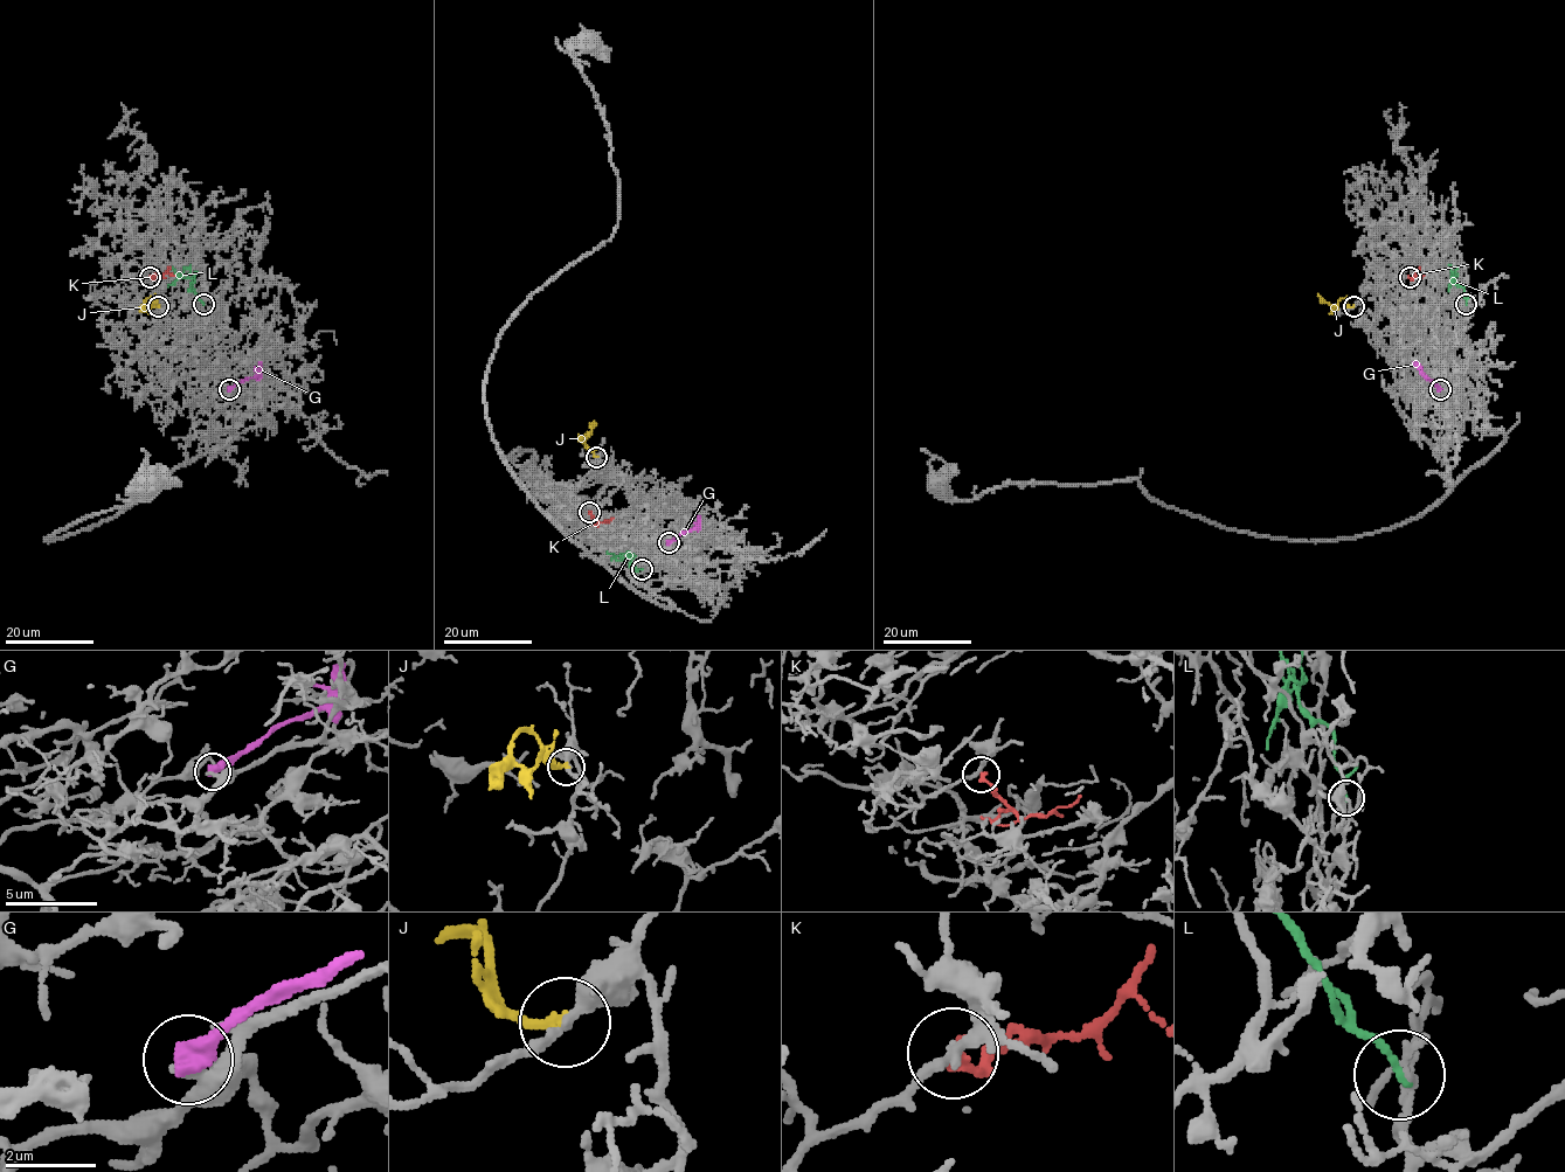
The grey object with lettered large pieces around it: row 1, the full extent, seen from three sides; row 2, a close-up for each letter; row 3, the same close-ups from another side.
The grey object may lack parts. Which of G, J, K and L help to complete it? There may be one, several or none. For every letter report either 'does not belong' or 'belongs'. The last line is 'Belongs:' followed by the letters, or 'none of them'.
G: does not belong
J: does not belong
K: does not belong
L: does not belong
Belongs: none of them

